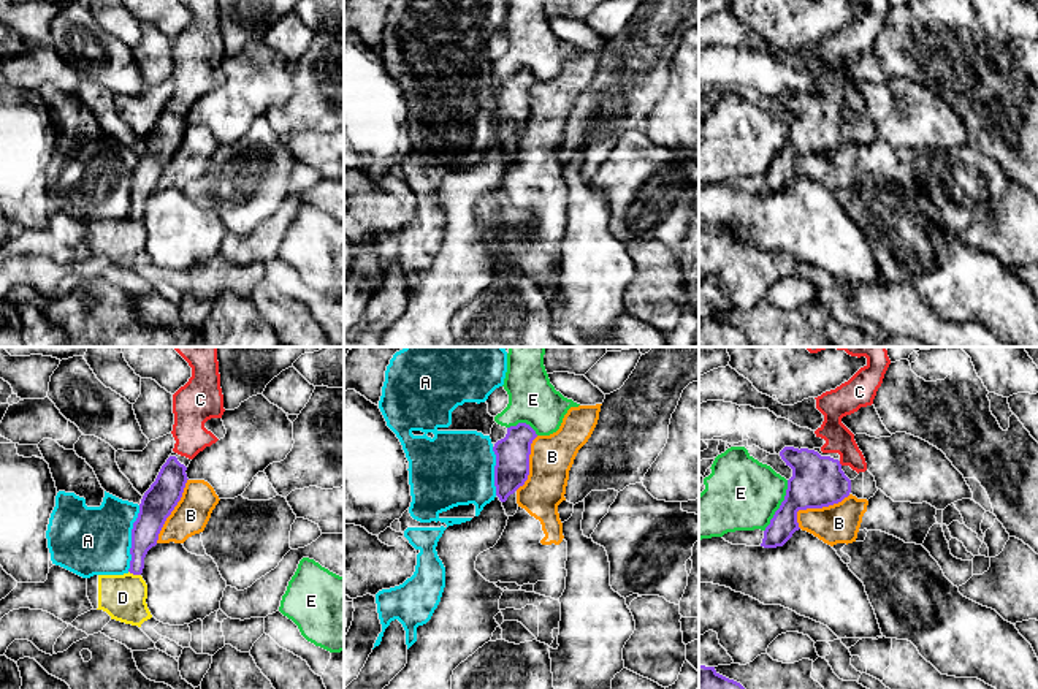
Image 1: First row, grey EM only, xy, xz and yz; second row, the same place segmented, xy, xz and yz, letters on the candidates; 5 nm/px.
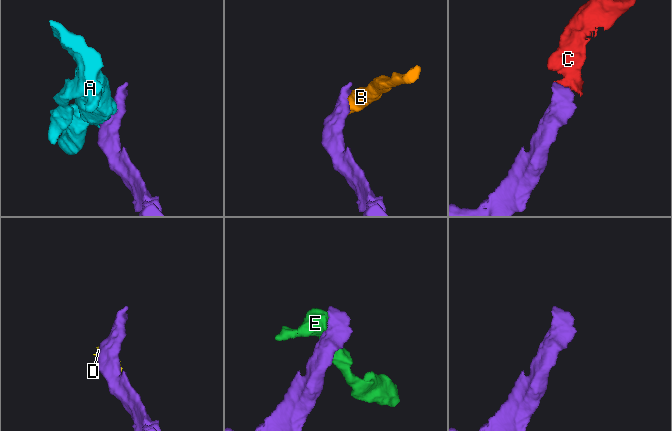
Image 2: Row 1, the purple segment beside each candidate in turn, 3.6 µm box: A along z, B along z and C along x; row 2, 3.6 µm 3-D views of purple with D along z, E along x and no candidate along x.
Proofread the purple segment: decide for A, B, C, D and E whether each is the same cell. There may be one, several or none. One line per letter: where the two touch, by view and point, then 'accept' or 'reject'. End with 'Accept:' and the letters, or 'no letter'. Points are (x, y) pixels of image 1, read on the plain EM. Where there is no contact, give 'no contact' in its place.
A: xy (132, 184) | reject
B: yz (816, 152) | reject
C: yz (839, 108) | accept
D: xy (135, 219) | reject
E: yz (780, 151) | reject
Accept: C

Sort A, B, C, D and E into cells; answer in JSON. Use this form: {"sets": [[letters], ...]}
{"sets": [["A"], ["B"], ["C"], ["D"], ["E"]]}

